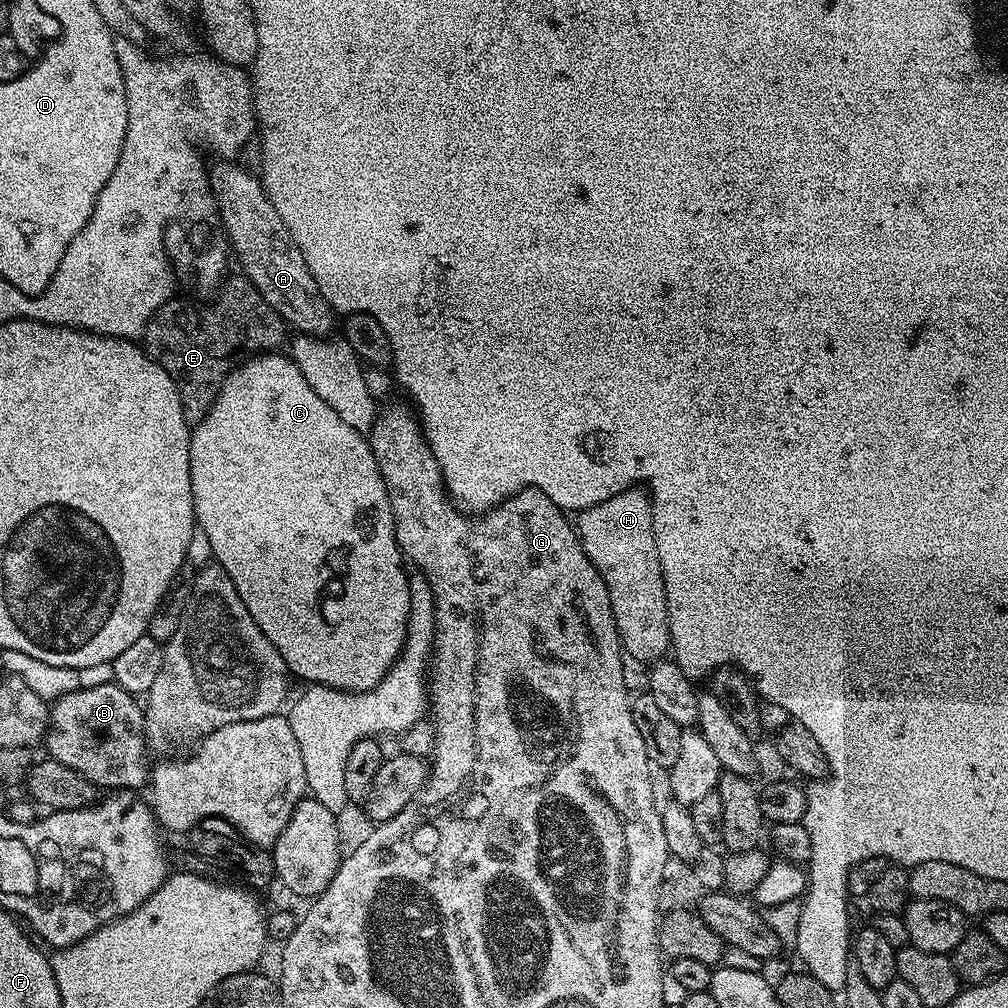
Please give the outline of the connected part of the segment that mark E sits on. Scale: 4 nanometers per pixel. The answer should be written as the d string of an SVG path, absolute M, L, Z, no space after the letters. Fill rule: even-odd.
M243 275L225 279L209 304L187 304L173 298L163 304L144 328L143 347L174 382L185 409L203 413L216 401L224 379L254 356L275 352L286 333L284 319L264 301Z

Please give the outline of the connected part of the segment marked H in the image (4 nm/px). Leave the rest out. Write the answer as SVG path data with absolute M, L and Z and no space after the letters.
M633 486L626 491L612 495L610 499L597 501L594 506L583 508L578 512L579 516L575 517L574 526L577 535L584 543L585 550L589 554L594 554L593 563L607 582L623 651L630 658L632 656L648 664L661 659L669 651L671 636L663 574L658 558L656 535L653 530L652 500L650 496L646 496L644 491L646 490Z

